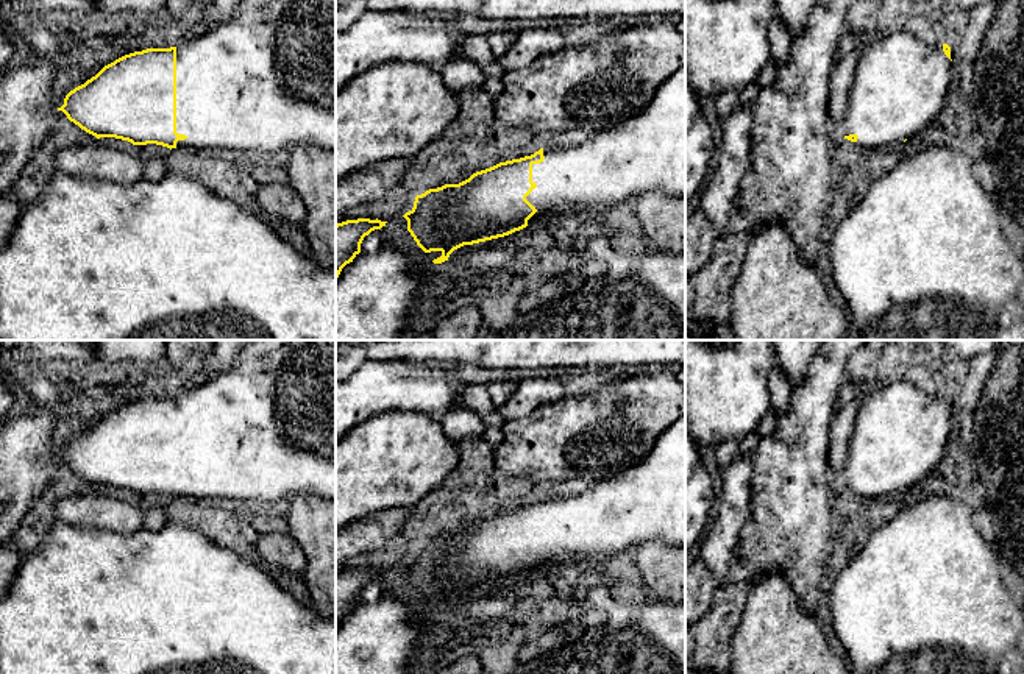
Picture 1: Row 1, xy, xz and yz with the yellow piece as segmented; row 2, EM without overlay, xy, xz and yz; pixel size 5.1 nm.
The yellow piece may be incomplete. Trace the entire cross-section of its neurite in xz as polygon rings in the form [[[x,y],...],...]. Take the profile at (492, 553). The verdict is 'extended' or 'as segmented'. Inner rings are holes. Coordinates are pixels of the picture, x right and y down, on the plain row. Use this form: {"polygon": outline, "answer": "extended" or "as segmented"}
{"polygon": [[[685,417],[659,437],[638,465],[584,493],[542,495],[531,506],[500,512],[459,534],[429,538],[415,546],[414,557],[403,566],[417,594],[425,602],[440,601],[432,612],[442,613],[464,594],[509,585],[548,565],[576,571],[596,554],[613,555],[646,541],[685,548]]], "answer": "extended"}

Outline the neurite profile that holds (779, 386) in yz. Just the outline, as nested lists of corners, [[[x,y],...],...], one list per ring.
[[[776,364],[770,373],[770,395],[771,395],[771,406],[770,409],[774,413],[774,418],[785,415],[790,406],[790,387],[791,382]]]

